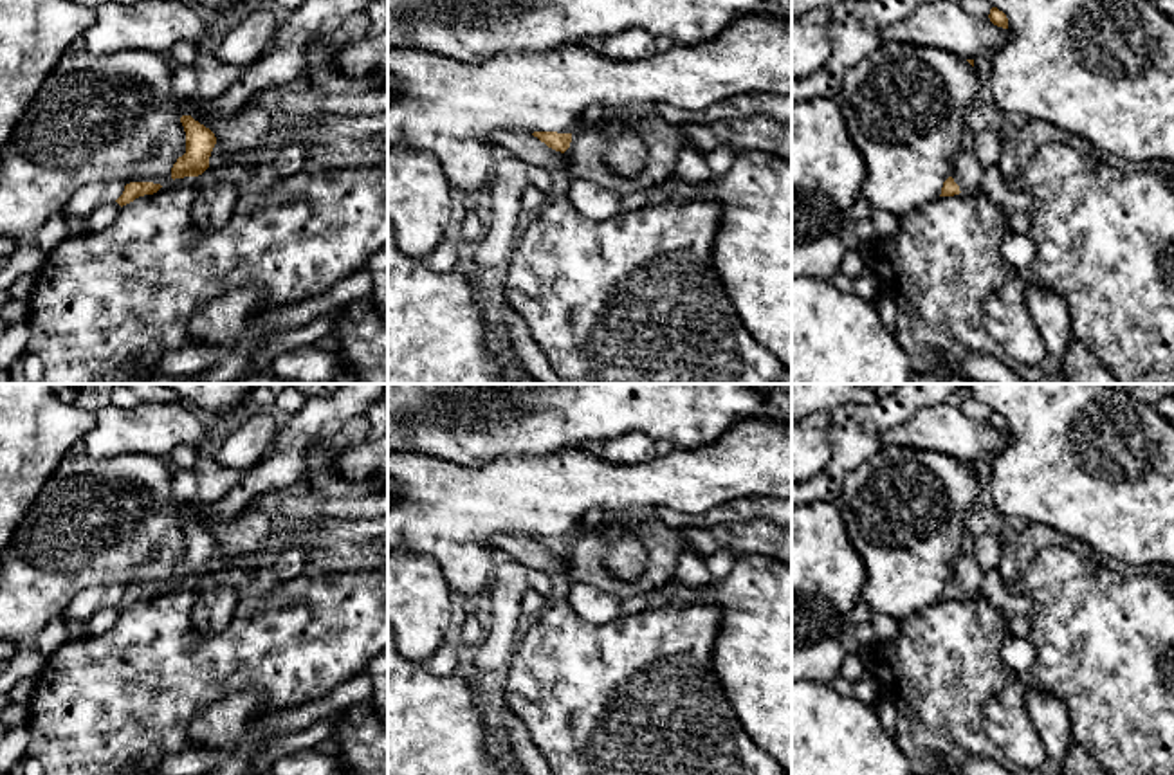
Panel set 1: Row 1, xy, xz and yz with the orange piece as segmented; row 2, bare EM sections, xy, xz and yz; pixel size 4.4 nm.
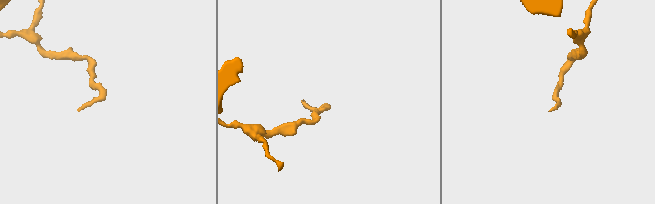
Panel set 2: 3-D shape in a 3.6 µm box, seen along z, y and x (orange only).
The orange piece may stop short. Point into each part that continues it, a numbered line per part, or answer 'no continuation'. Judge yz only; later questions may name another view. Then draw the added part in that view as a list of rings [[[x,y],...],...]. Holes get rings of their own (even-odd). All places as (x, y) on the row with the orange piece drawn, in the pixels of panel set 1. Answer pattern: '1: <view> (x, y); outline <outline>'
no continuation

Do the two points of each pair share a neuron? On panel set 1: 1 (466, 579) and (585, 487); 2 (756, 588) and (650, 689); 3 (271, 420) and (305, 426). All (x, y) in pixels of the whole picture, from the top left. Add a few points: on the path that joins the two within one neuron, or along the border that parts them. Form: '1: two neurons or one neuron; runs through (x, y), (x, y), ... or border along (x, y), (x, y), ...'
1: one neuron; runs through (457, 536), (496, 498), (541, 494)
2: two neurons; border along (695, 601), (720, 610), (720, 631), (711, 662)
3: two neurons; border along (282, 419), (275, 442), (267, 451)

